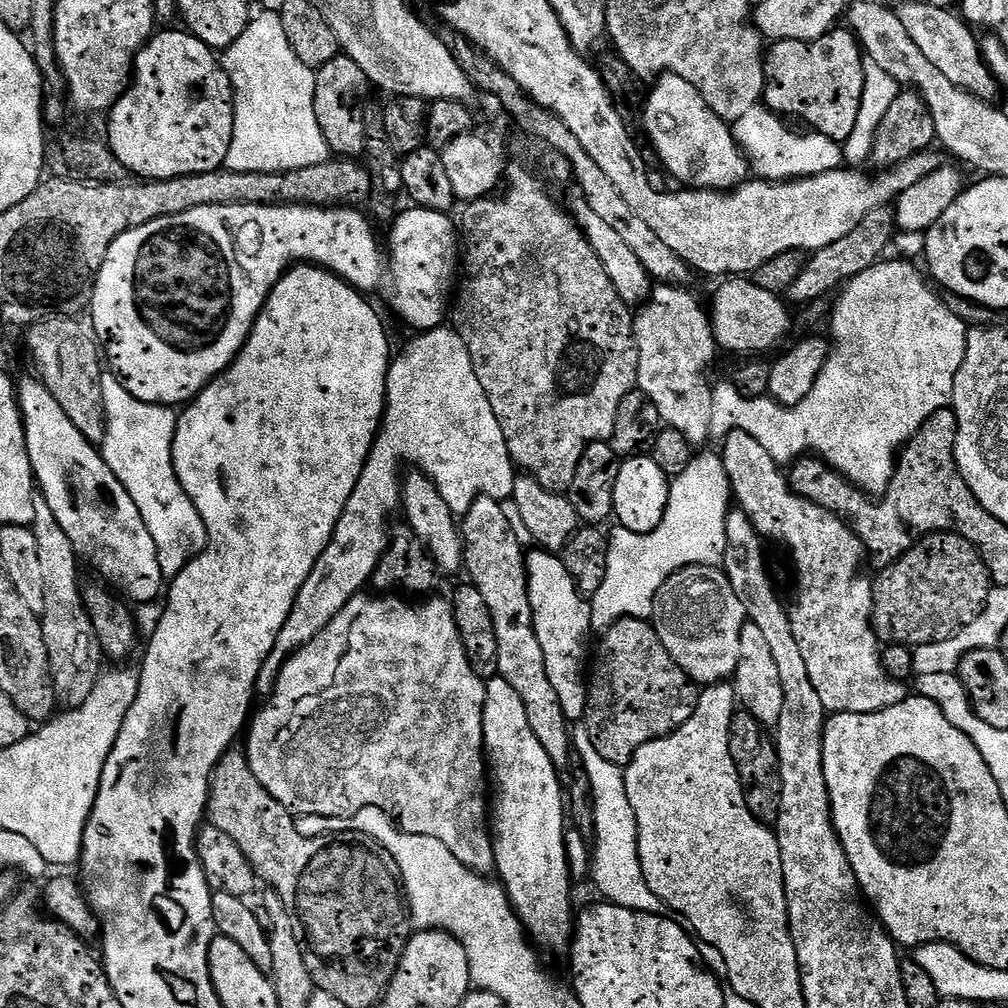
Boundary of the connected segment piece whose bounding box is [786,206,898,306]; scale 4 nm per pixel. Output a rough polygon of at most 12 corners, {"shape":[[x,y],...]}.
{"shape":[[896,213],[866,214],[846,238],[805,259],[786,294],[793,305],[825,299],[881,263]]}

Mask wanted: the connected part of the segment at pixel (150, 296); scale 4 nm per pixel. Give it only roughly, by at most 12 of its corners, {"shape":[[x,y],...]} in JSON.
{"shape":[[198,206],[122,234],[91,331],[147,404],[236,361],[272,287],[369,294],[352,206]]}

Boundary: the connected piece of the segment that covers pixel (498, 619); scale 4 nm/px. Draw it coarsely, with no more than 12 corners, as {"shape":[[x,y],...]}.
{"shape":[[500,501],[462,517],[467,579],[498,637],[522,698],[557,770],[572,732],[534,630],[526,548]]}

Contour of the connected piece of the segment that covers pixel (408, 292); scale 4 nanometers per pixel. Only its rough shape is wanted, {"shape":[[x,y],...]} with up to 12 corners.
{"shape":[[415,206],[388,236],[388,296],[416,328],[449,315],[462,252],[447,212]]}

